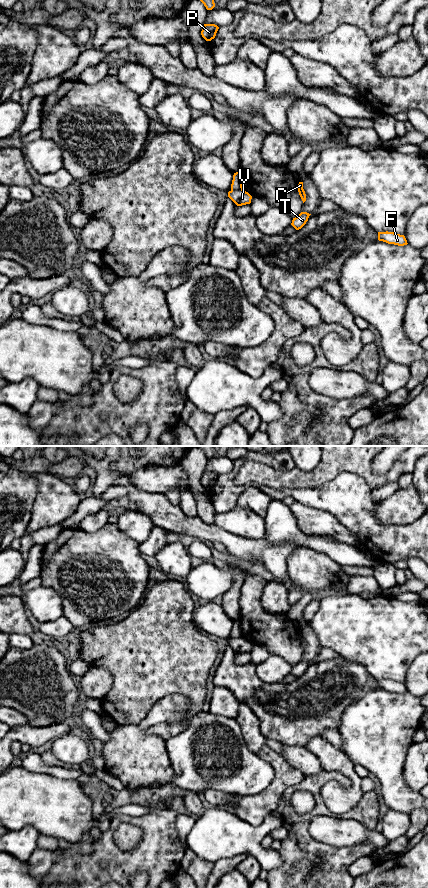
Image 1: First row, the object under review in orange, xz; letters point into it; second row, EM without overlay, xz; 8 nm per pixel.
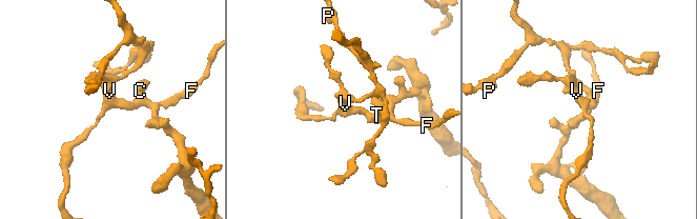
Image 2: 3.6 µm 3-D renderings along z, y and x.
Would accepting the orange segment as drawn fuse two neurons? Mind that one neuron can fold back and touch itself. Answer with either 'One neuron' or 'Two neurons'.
Two neurons

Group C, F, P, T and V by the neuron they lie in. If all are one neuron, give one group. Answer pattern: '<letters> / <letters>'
C F T V / P

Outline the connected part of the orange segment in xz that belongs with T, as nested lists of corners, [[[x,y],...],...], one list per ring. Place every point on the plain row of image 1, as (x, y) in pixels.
[[[301,660],[297,665],[293,666],[291,673],[296,677],[301,677],[306,670],[308,669],[308,666],[311,662],[307,660]]]

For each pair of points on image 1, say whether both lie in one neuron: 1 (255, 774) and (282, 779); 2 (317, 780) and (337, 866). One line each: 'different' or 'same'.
1: different
2: same

